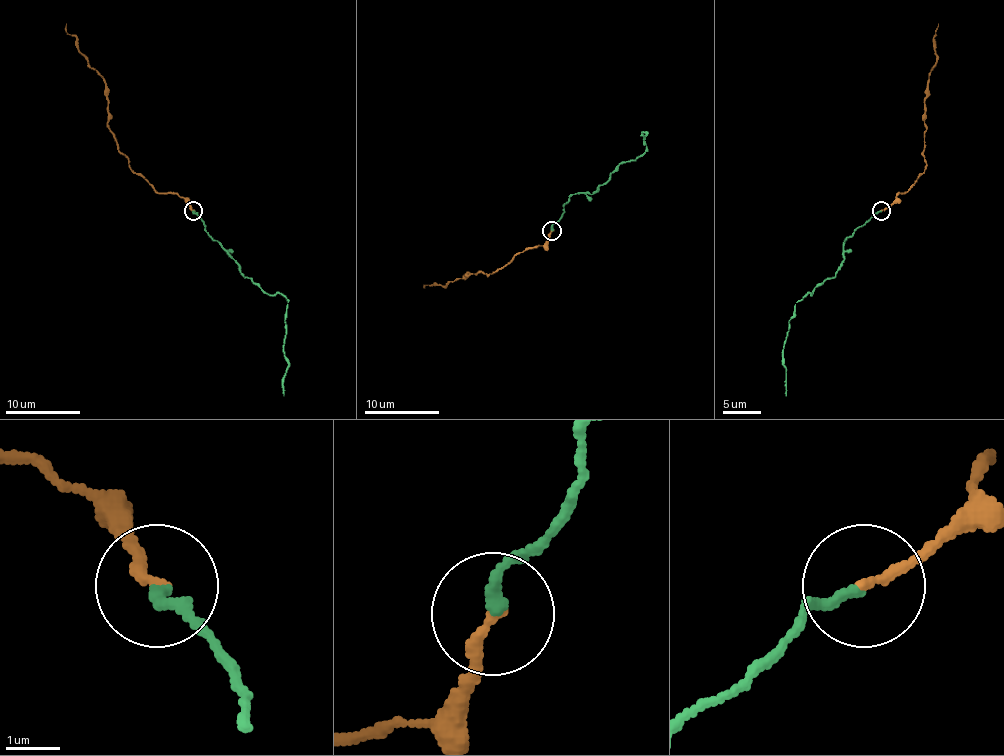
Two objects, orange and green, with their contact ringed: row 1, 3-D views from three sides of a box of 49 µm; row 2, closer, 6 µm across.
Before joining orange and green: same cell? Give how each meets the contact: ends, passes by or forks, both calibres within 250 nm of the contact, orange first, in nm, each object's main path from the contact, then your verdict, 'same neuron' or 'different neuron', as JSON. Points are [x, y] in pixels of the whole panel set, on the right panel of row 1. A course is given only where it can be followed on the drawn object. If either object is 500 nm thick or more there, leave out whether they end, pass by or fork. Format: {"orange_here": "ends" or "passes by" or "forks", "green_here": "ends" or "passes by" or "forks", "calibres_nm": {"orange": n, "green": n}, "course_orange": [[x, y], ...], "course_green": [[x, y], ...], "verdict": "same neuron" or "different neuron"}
{"orange_here": "ends", "green_here": "ends", "calibres_nm": {"orange": 200, "green": 200}, "course_orange": [[881, 211], [900, 192], [906, 192], [926, 168], [923, 151], [926, 82], [936, 65], [938, 24]], "course_green": [[881, 211], [874, 213], [846, 239], [840, 269], [799, 301], [782, 349], [786, 396]], "verdict": "same neuron"}

